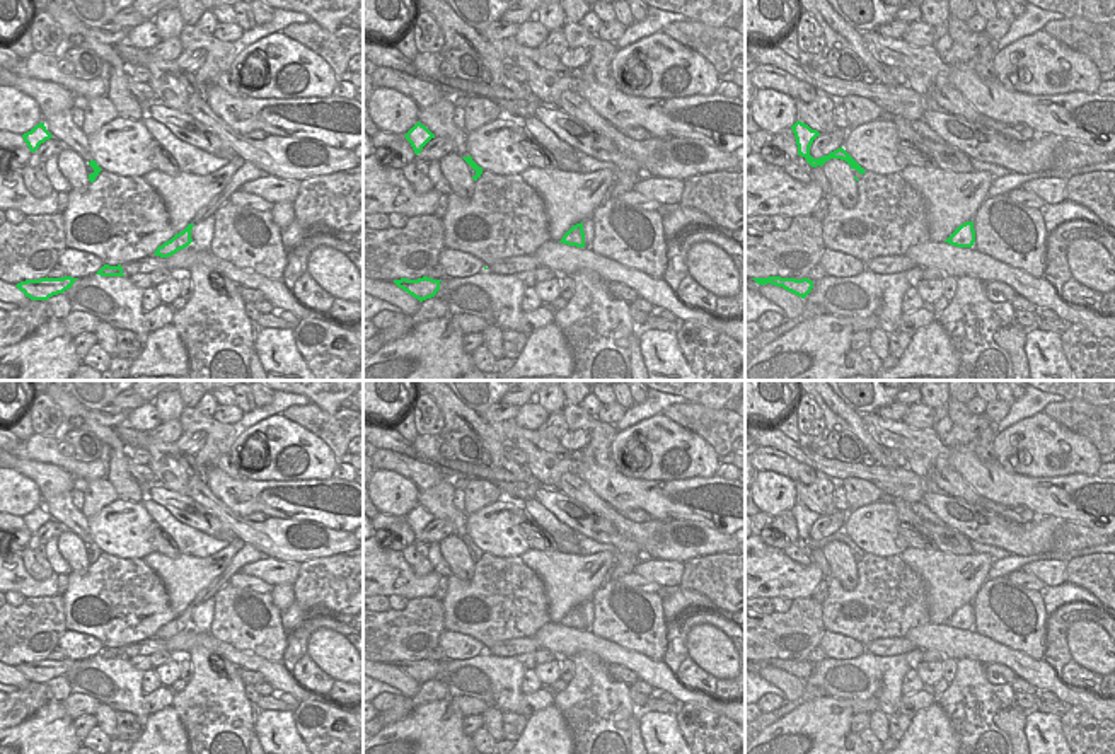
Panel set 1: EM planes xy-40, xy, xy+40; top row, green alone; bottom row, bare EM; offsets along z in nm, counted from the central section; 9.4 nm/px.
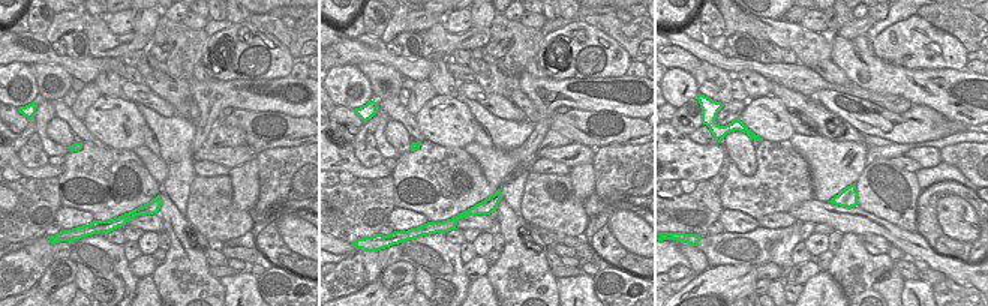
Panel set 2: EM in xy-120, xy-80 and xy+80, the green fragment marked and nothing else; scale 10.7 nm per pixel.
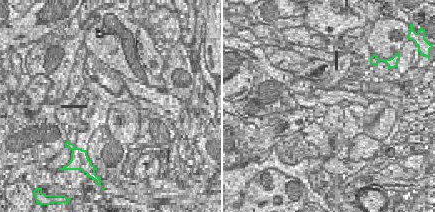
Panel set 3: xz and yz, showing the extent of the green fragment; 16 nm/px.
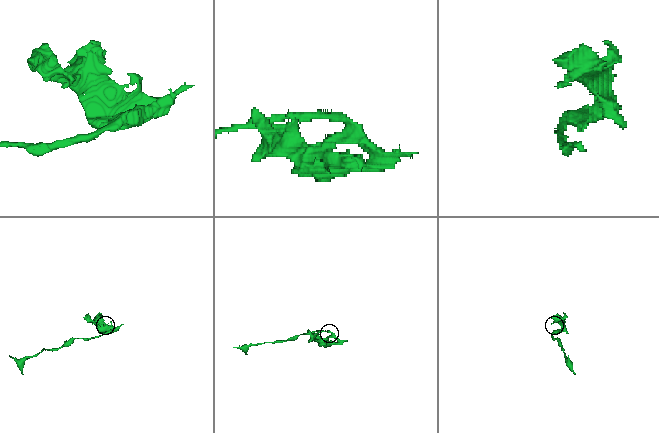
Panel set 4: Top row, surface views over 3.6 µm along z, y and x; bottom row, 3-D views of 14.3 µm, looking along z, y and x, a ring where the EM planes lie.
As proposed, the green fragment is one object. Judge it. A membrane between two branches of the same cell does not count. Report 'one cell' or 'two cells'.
two cells

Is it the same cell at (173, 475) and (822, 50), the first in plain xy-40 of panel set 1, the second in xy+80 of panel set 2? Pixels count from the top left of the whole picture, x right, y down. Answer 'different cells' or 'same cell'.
same cell

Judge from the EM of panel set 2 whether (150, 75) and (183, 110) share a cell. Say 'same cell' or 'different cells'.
same cell

